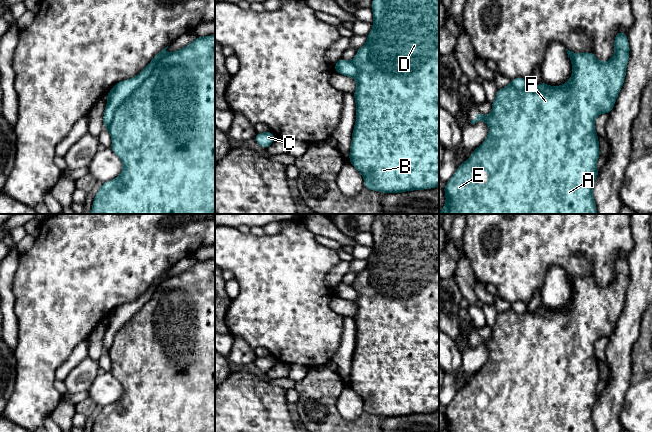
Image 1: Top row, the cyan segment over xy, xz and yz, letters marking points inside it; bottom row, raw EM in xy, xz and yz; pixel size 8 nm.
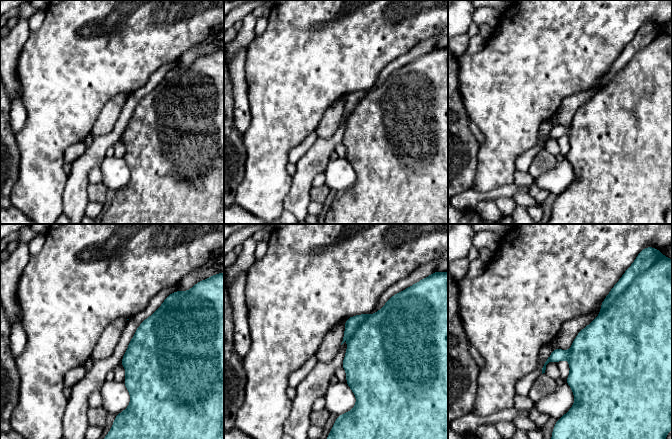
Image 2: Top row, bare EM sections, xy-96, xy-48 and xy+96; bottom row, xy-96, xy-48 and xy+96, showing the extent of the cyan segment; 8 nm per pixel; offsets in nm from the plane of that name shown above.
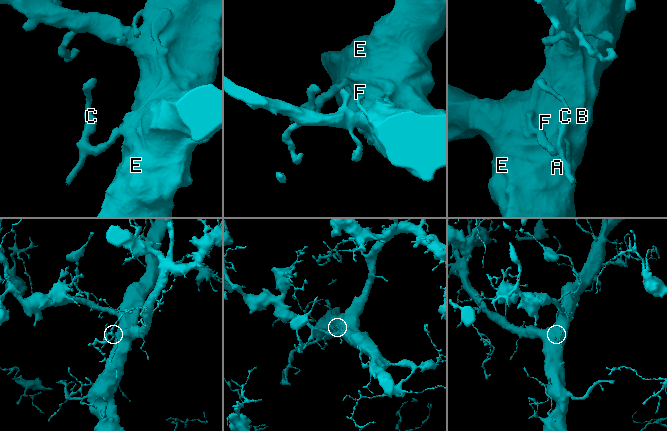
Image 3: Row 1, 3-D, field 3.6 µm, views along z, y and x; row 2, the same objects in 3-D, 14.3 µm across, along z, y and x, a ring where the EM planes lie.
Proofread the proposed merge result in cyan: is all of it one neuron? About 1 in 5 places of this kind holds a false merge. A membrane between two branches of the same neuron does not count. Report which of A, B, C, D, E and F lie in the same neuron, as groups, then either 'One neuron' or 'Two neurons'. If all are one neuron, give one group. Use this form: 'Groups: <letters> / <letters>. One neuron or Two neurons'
Groups: A B C D E F. One neuron

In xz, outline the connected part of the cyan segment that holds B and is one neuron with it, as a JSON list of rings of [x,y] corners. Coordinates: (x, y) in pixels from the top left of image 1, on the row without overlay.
[[[375,214],[371,233],[373,252],[367,266],[357,273],[352,285],[343,282],[334,288],[335,296],[353,301],[357,312],[352,317],[356,325],[356,347],[352,355],[349,386],[364,402],[364,412],[382,417],[433,413],[439,410],[439,214]]]

